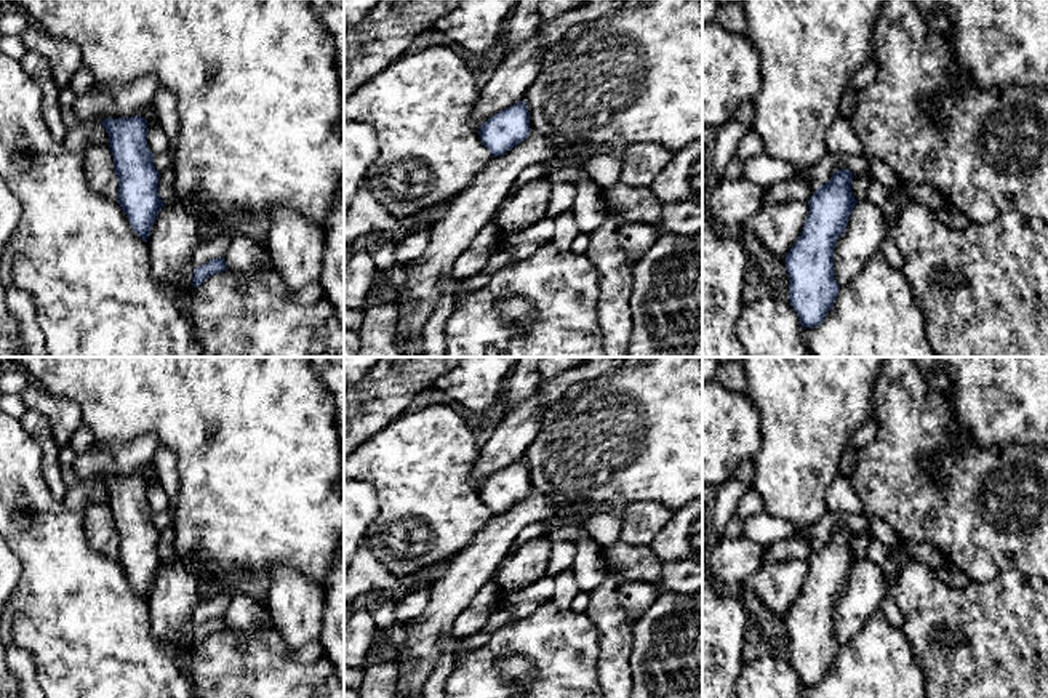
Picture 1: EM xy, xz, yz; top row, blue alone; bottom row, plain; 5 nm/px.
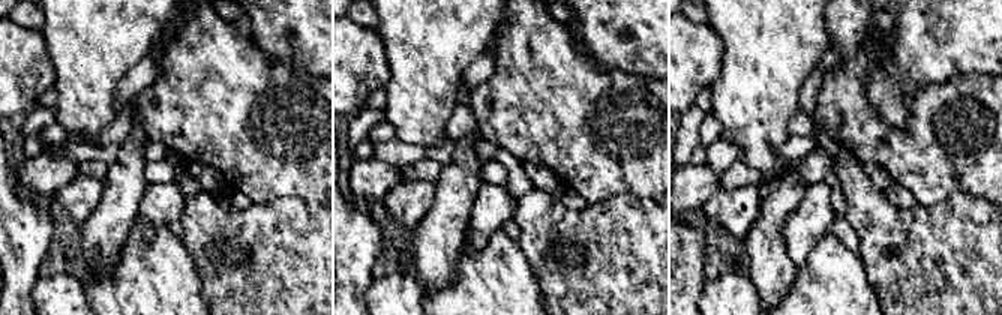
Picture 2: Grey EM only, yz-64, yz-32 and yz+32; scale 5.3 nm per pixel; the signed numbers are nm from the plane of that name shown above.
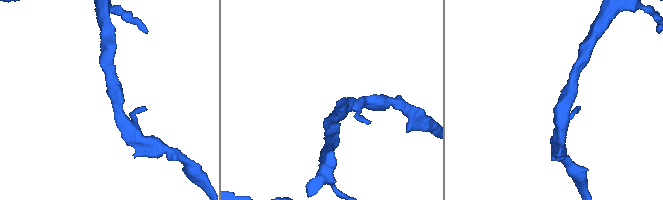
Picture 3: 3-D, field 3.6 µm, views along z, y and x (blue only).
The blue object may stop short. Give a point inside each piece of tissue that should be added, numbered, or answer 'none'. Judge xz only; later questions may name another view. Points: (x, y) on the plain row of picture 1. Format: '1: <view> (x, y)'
none

